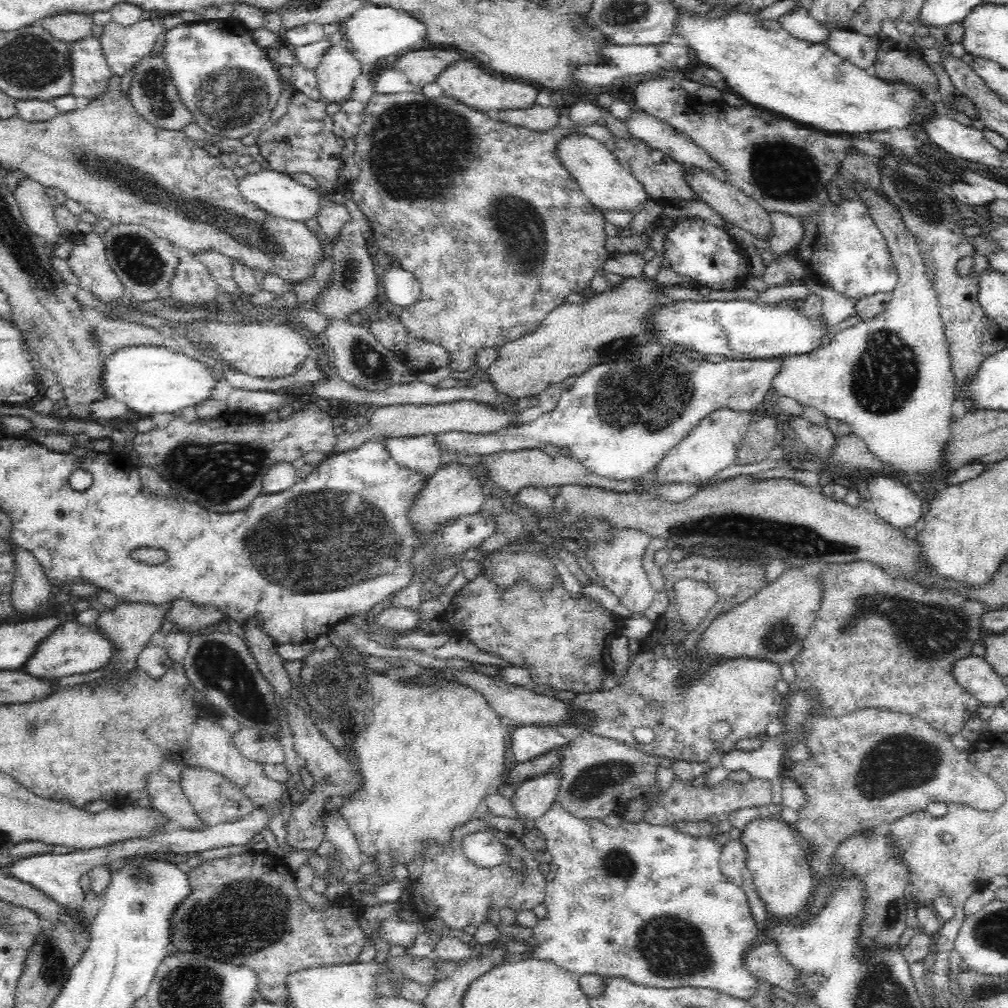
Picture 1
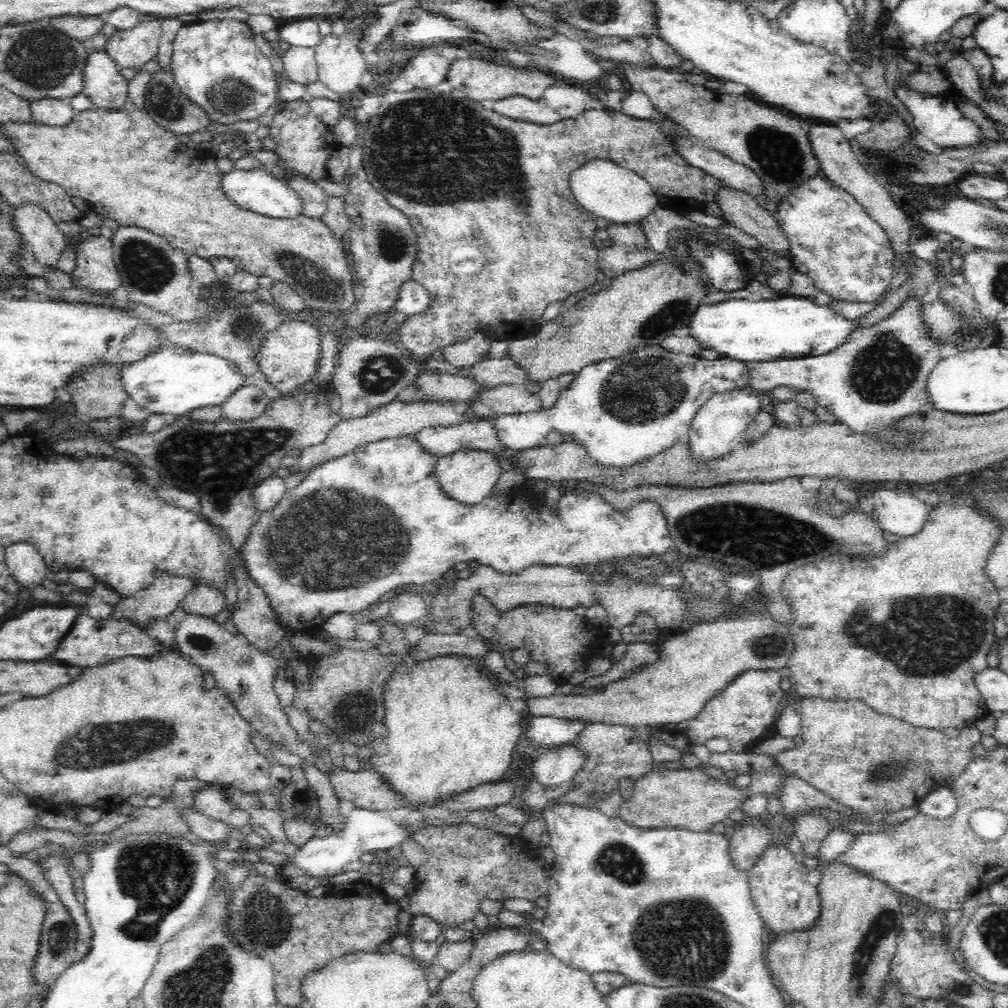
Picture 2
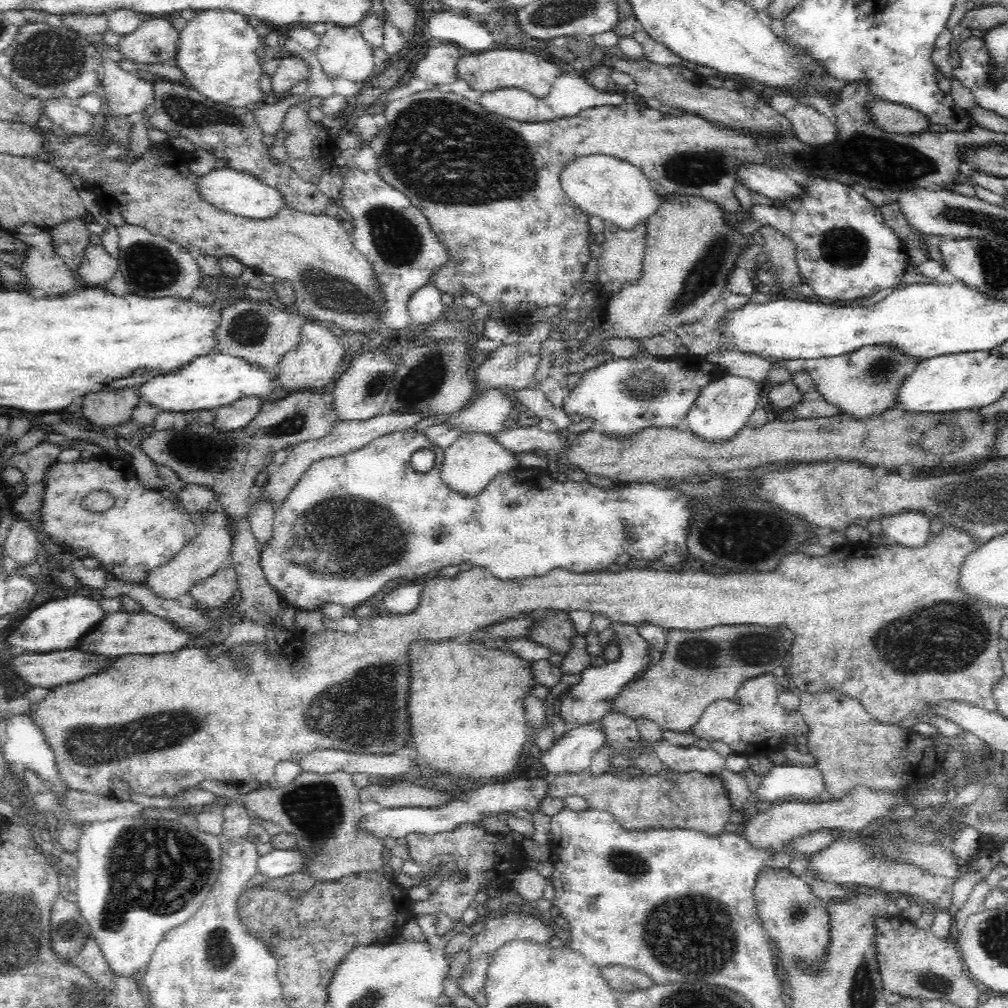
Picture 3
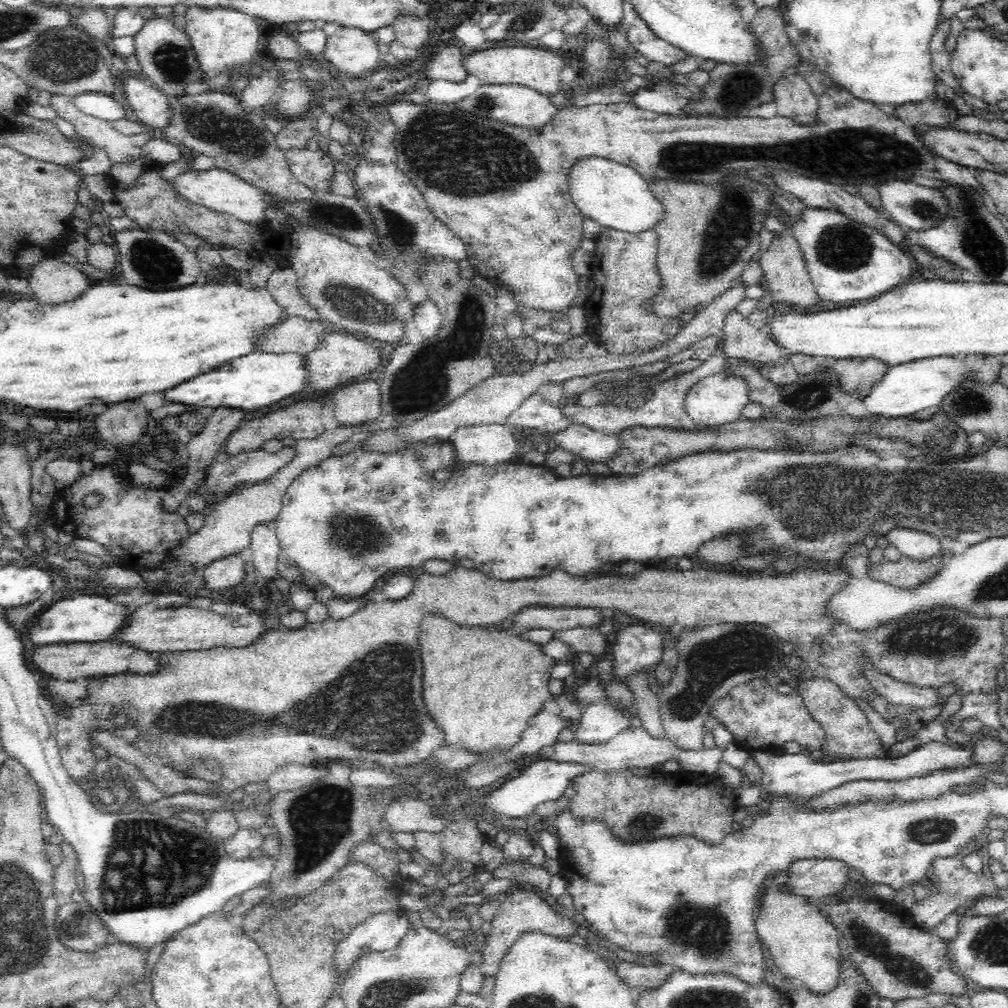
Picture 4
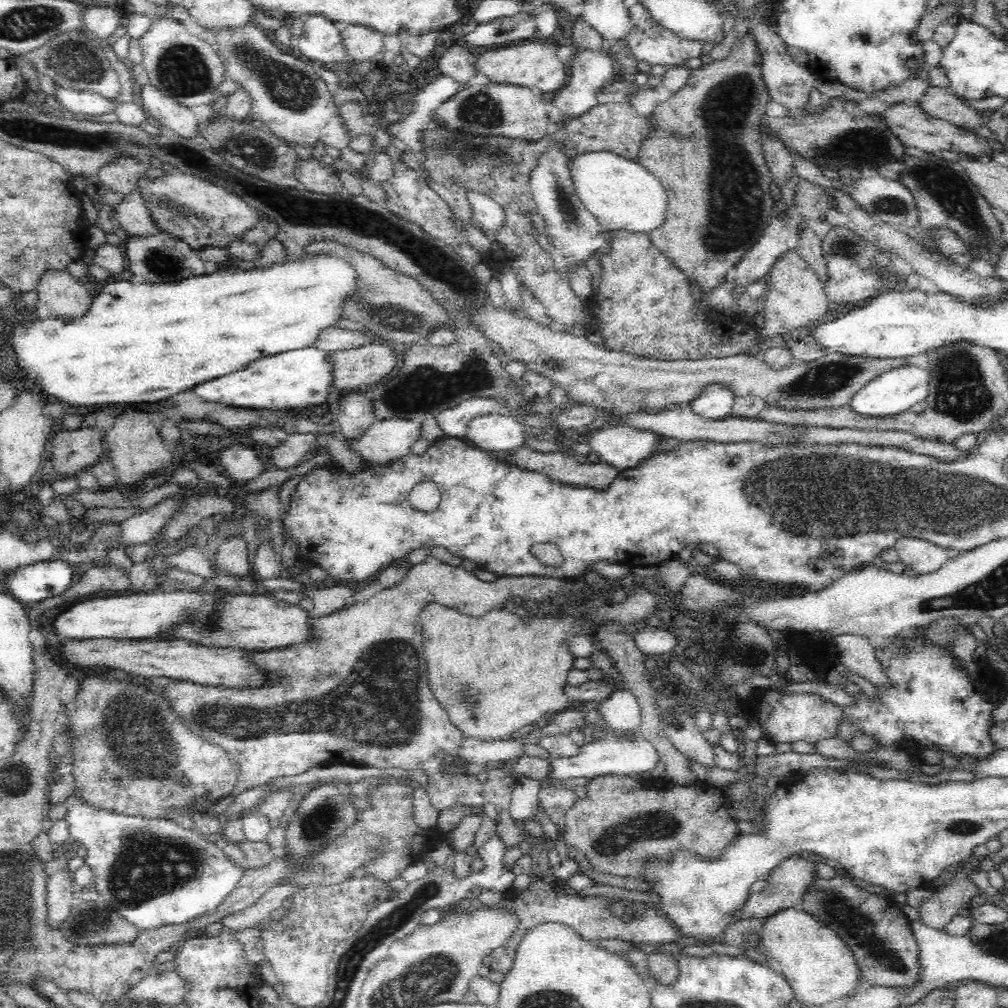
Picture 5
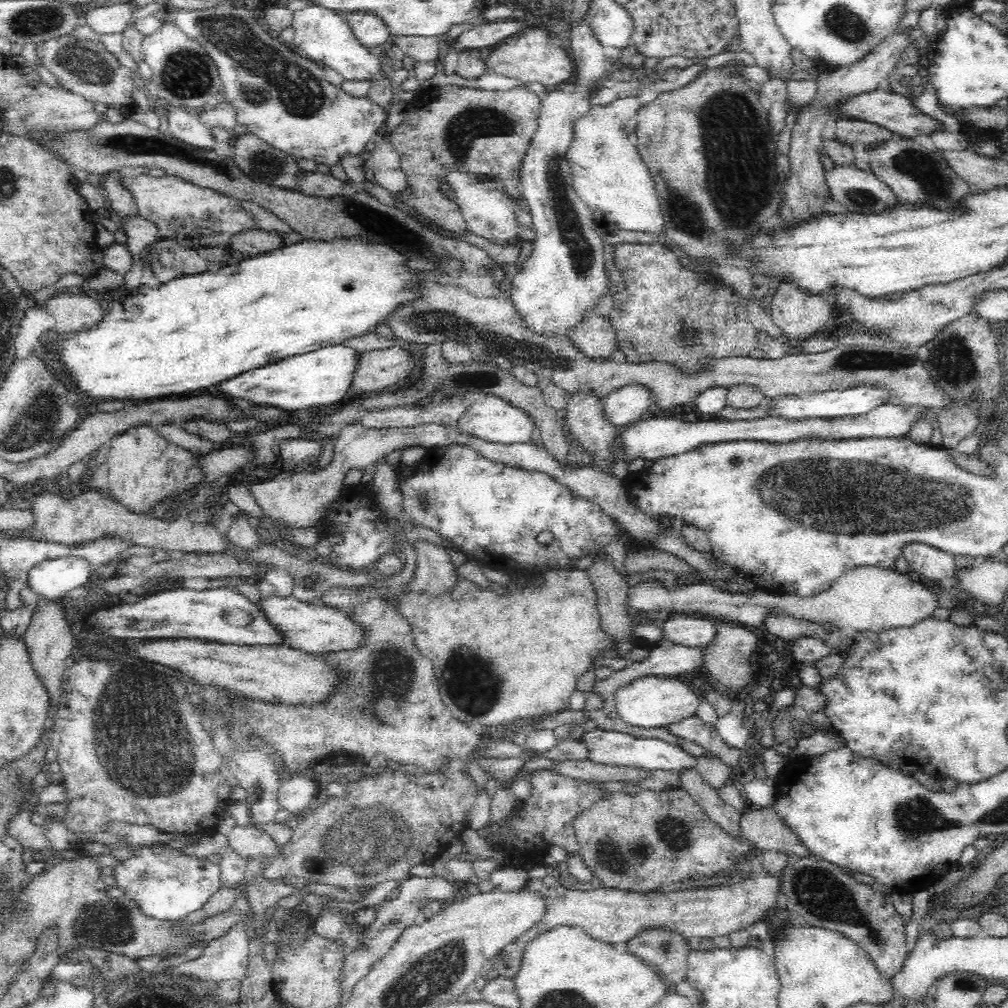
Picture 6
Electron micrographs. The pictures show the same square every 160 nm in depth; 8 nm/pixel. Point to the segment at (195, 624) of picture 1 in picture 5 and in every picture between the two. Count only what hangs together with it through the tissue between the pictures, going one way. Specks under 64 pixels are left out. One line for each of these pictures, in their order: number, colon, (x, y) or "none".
2: (208, 600)
3: (210, 592)
4: (223, 573)
5: (231, 557)

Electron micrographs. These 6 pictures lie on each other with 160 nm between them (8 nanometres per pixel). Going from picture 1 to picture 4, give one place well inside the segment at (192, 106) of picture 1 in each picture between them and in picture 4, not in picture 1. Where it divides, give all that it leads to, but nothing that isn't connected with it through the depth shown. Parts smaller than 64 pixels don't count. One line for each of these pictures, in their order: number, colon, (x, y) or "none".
2: (215, 62)
3: (219, 52)
4: (223, 38)

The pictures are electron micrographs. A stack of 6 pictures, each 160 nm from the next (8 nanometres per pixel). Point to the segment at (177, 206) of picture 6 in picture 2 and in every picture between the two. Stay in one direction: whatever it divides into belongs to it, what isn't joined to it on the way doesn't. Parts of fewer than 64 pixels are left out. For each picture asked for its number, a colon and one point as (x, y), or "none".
2: (260, 191)
3: (237, 193)
4: (217, 189)
5: (201, 215)

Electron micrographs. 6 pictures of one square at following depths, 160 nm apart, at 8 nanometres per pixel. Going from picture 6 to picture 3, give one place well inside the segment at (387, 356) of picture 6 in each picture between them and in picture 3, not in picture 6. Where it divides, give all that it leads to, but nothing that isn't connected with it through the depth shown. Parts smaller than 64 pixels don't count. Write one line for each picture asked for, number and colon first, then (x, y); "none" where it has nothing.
3: (314, 364)
4: (343, 358)
5: (364, 366)

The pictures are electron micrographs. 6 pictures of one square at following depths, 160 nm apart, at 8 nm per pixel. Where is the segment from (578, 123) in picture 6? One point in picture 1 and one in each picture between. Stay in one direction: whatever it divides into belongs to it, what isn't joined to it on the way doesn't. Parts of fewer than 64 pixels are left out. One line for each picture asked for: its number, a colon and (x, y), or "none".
1: (607, 186)
2: (608, 190)
3: (617, 191)
4: (614, 195)
5: (623, 195)

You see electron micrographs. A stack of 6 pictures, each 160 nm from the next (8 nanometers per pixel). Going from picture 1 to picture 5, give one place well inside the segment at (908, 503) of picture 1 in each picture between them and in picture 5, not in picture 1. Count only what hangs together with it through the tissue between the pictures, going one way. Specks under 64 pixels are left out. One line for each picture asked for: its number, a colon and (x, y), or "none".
2: (898, 512)
3: (911, 530)
4: (917, 546)
5: (924, 557)

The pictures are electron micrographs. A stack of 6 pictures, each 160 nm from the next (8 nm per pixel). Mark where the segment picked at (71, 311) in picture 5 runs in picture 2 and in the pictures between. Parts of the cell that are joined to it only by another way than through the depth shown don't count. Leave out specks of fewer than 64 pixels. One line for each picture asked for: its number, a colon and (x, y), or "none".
2: (36, 230)
3: (42, 268)
4: (53, 282)

